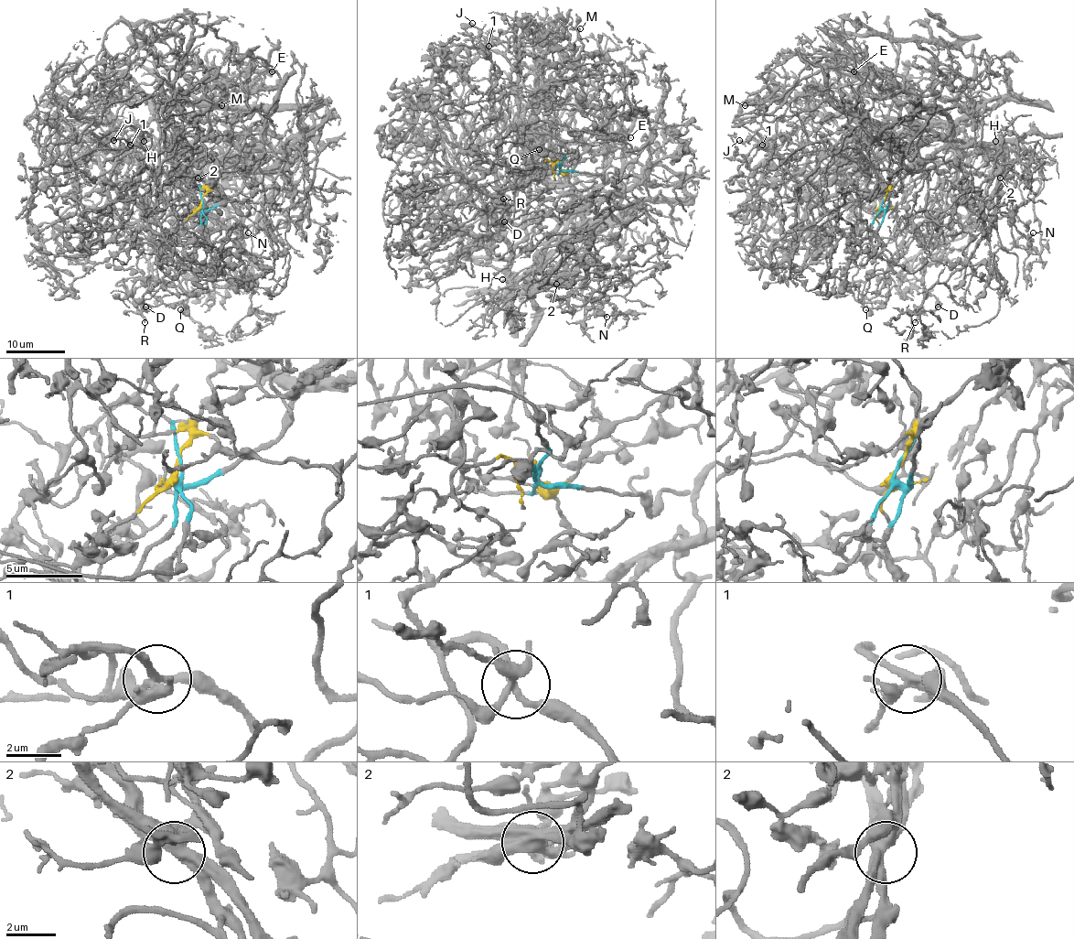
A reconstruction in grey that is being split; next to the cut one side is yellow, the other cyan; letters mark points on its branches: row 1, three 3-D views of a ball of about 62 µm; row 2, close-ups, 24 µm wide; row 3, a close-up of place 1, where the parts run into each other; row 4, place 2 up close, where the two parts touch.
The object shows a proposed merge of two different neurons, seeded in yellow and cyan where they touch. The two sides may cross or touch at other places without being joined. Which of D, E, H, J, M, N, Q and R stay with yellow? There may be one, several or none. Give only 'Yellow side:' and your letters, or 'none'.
Yellow side: H, N

